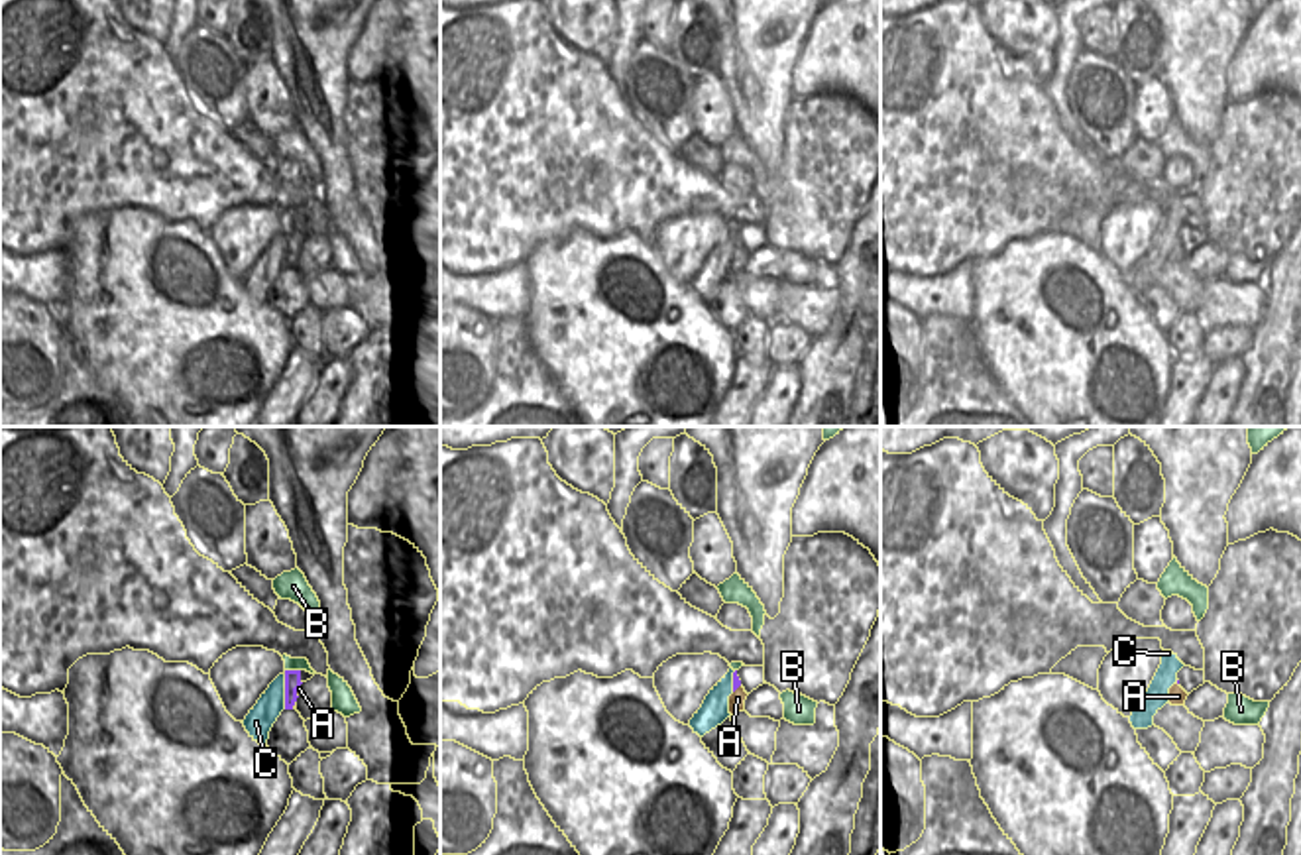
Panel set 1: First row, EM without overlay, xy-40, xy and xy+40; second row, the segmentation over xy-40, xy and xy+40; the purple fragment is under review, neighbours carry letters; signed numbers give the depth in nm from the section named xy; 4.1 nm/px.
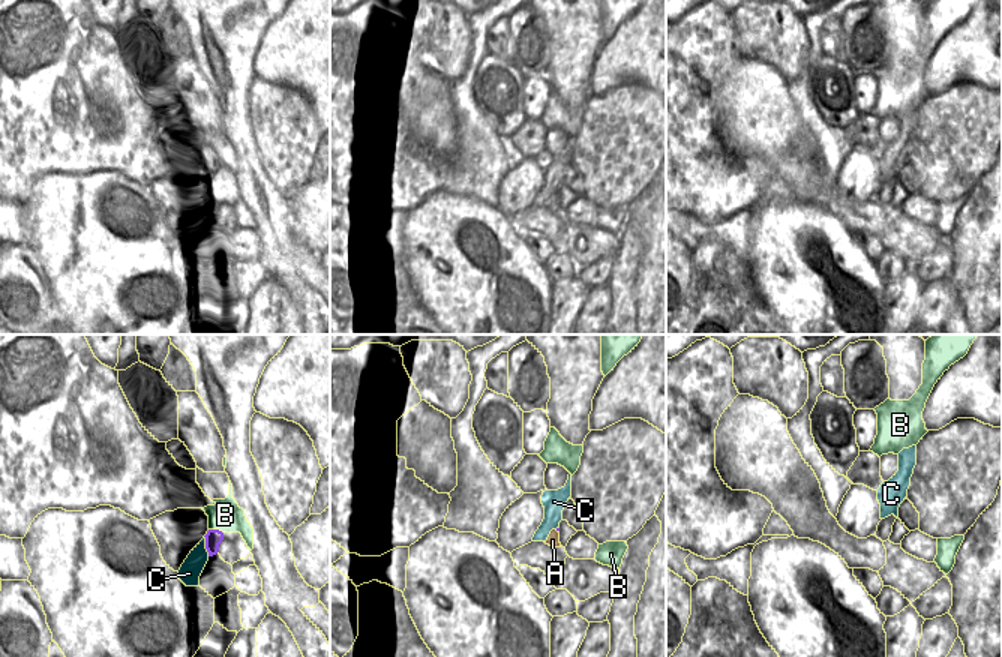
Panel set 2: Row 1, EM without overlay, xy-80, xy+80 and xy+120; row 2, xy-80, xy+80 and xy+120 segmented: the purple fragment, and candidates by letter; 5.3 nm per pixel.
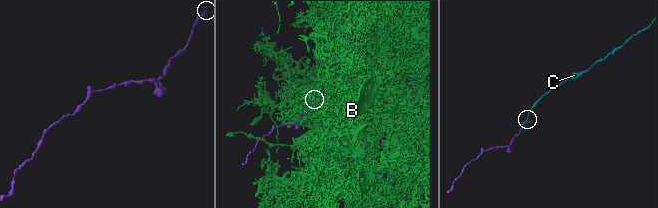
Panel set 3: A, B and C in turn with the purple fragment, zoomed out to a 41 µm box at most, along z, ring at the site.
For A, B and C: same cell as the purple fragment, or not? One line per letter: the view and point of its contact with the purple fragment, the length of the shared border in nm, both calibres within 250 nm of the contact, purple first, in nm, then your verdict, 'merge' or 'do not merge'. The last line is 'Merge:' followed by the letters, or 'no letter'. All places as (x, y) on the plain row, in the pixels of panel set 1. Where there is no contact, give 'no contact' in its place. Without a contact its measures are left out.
A: contact xy-40 (295, 252); length 50 nm; calibres 70 and 20 nm; merge
B: contact xy-40 (293, 230); length 60 nm; calibres 70 and 50 nm; do not merge
C: contact xy-40 (285, 252); length 140 nm; calibres 70 and 120 nm; do not merge
Merge: A

